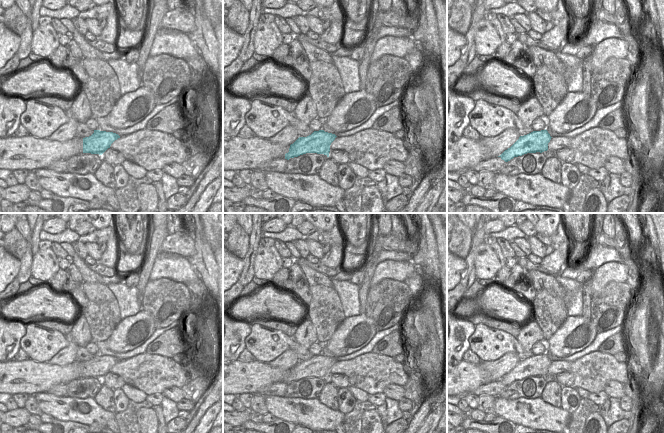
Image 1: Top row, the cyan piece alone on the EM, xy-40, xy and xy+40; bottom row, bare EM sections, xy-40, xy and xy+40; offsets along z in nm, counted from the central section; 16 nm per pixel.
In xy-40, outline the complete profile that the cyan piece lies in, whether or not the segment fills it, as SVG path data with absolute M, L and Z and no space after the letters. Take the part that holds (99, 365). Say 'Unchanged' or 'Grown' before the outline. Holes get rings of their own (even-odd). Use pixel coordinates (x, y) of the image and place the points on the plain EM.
Unchanged. M94 354L91 360L83 362L83 377L102 379L118 362L116 357Z

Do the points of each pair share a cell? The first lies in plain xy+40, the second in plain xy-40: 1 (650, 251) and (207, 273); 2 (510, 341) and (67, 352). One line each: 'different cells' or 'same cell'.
1: same cell
2: different cells

